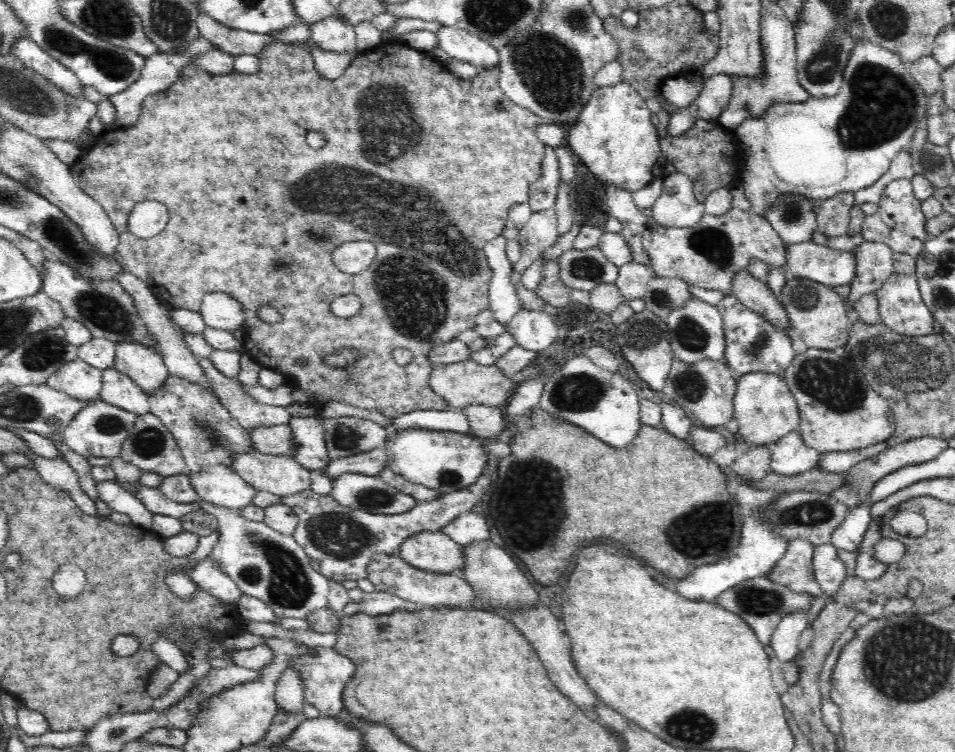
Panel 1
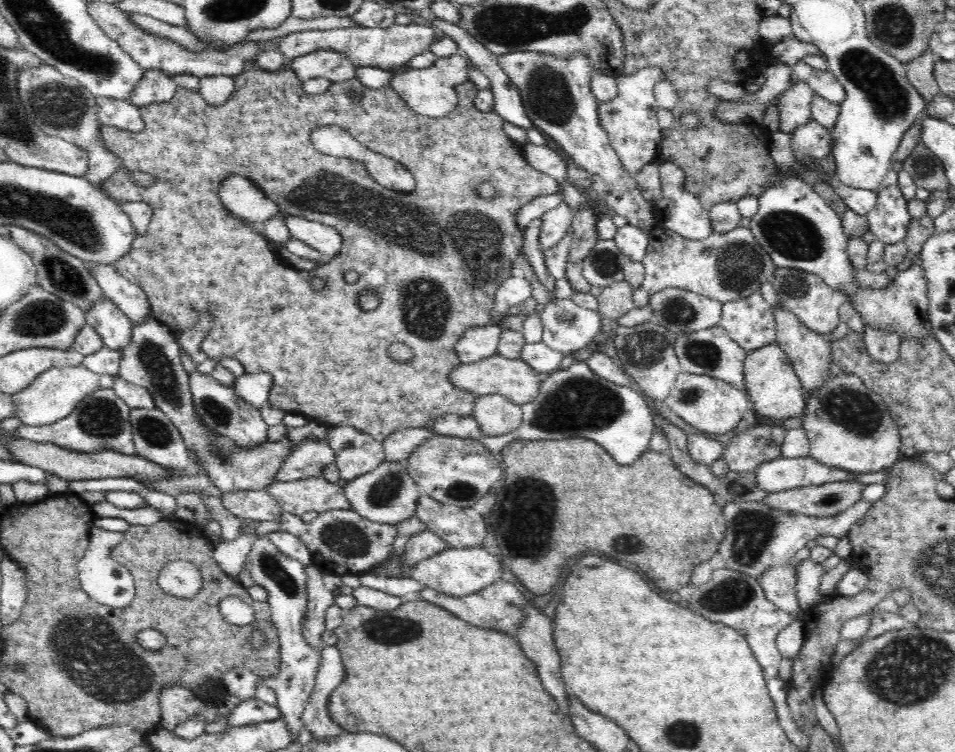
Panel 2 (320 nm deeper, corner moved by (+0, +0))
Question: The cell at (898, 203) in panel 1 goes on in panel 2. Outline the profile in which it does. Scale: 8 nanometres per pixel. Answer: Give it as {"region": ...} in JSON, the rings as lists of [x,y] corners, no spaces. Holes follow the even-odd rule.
{"region":[[[890,185],[877,192],[876,208],[868,211],[869,230],[876,240],[894,244],[906,236],[911,216],[900,187]]]}

